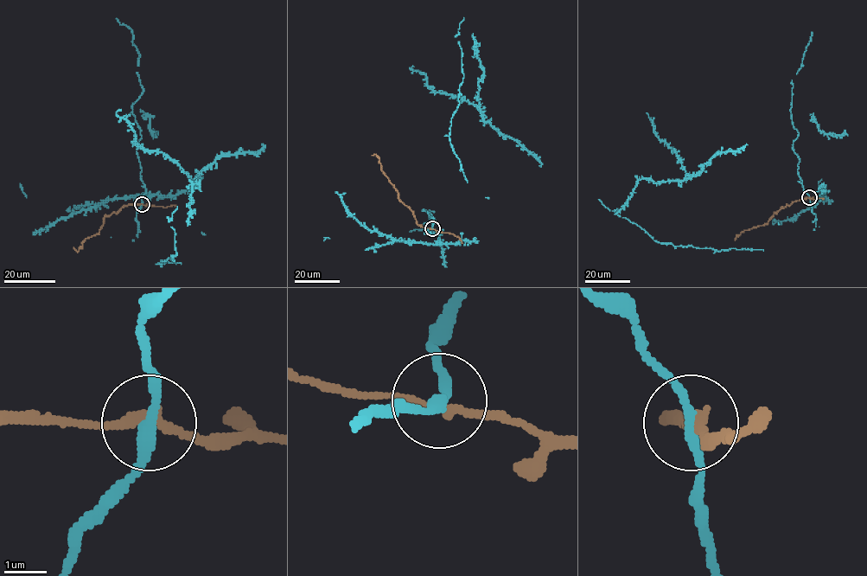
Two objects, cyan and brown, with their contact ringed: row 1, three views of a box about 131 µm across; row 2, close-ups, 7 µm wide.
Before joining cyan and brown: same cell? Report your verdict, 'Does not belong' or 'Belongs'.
Does not belong

